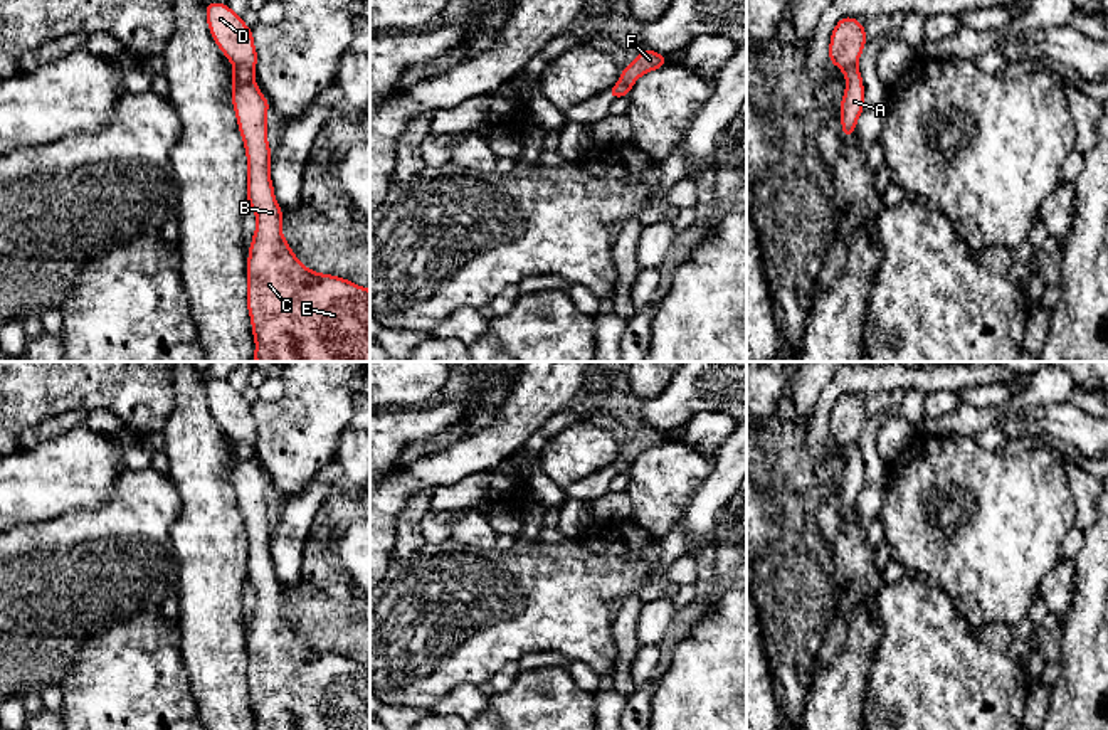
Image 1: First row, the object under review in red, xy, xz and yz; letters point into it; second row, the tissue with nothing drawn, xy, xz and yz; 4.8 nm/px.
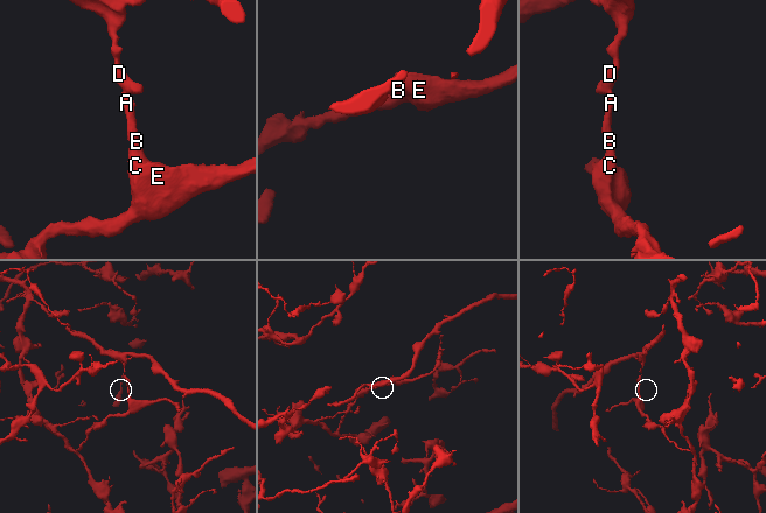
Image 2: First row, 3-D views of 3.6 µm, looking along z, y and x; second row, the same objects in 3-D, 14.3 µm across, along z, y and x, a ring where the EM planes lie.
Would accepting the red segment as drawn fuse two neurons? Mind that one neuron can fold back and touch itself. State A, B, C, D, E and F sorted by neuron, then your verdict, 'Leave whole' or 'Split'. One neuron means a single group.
Groups: A B C E / D F. Split

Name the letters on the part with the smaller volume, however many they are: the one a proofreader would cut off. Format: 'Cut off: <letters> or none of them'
Cut off: D, F

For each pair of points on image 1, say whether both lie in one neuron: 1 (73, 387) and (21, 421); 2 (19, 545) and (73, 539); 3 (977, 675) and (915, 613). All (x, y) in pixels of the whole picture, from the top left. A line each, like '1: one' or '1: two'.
1: one
2: one
3: one

